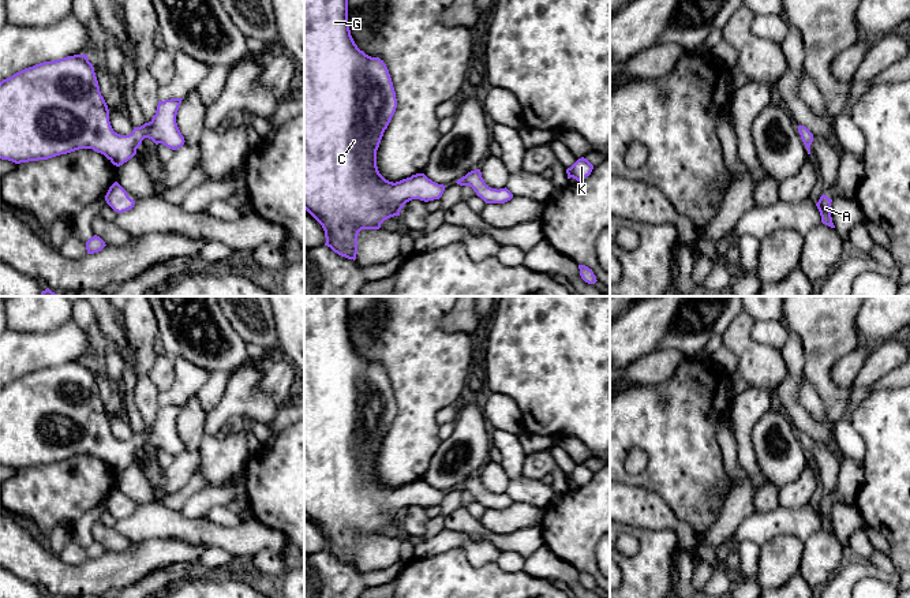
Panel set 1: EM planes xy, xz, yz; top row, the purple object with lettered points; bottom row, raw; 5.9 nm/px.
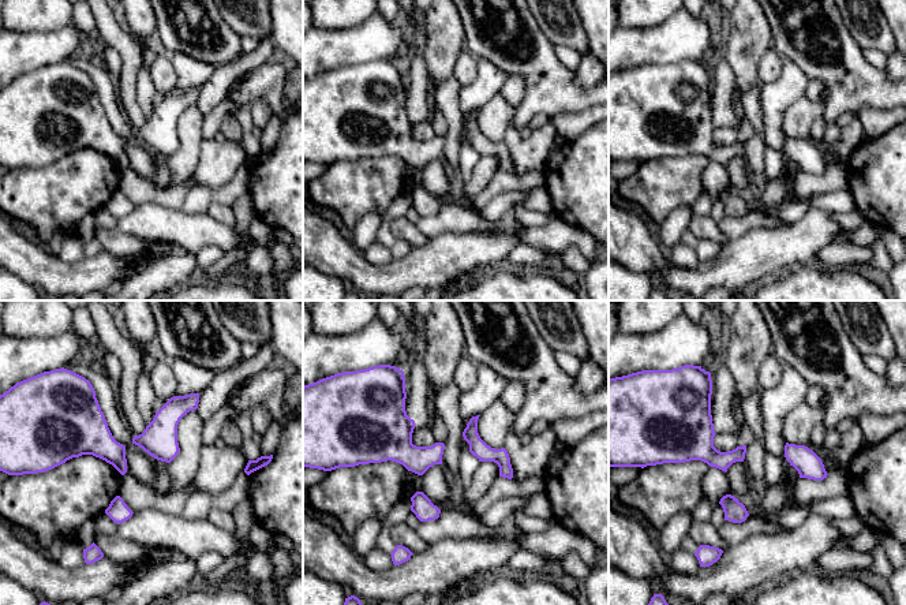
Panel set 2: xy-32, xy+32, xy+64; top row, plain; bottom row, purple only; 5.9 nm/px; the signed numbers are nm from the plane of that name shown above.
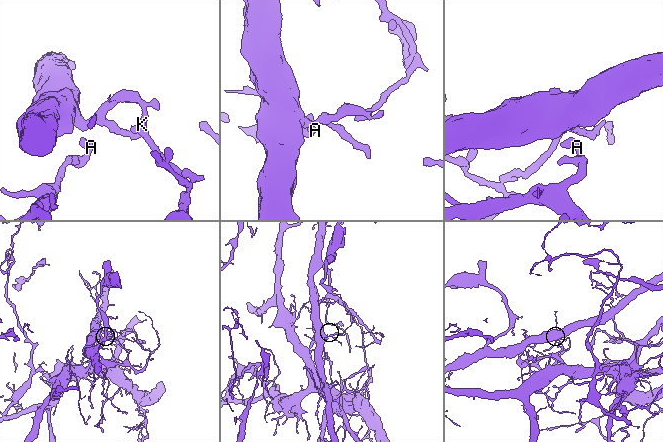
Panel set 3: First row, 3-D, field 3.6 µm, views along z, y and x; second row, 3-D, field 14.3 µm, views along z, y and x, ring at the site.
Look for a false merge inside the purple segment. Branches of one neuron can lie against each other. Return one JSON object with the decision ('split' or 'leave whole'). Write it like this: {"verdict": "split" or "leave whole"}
{"verdict": "split"}

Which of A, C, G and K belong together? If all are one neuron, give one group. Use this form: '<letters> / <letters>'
A K / C G

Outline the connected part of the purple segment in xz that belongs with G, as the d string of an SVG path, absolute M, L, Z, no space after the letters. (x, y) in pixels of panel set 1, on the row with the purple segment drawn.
M304 0L304 209L322 225L326 238L325 246L348 259L356 259L357 235L362 229L379 229L385 220L400 216L407 202L412 199L424 202L439 199L445 191L443 184L432 182L424 173L416 173L396 183L386 180L379 173L377 167L377 150L396 108L396 91L386 64L379 57L371 57L360 51L351 35L348 0Z

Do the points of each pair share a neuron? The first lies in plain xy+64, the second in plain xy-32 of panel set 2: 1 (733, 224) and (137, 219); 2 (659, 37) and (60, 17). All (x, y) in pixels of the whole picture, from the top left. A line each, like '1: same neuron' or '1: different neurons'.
1: same neuron
2: different neurons

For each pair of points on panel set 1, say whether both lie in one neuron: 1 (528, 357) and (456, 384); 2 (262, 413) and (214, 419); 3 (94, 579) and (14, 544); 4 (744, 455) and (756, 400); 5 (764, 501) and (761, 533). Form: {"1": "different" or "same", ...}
{"1": "different", "2": "same", "3": "same", "4": "same", "5": "different"}

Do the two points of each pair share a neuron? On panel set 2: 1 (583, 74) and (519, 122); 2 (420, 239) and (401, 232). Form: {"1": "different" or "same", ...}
{"1": "different", "2": "same"}

